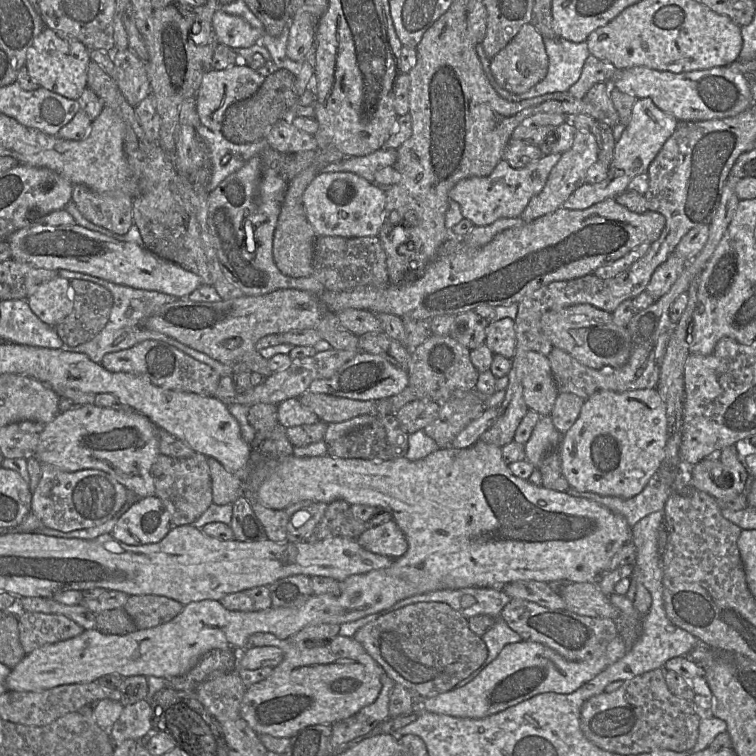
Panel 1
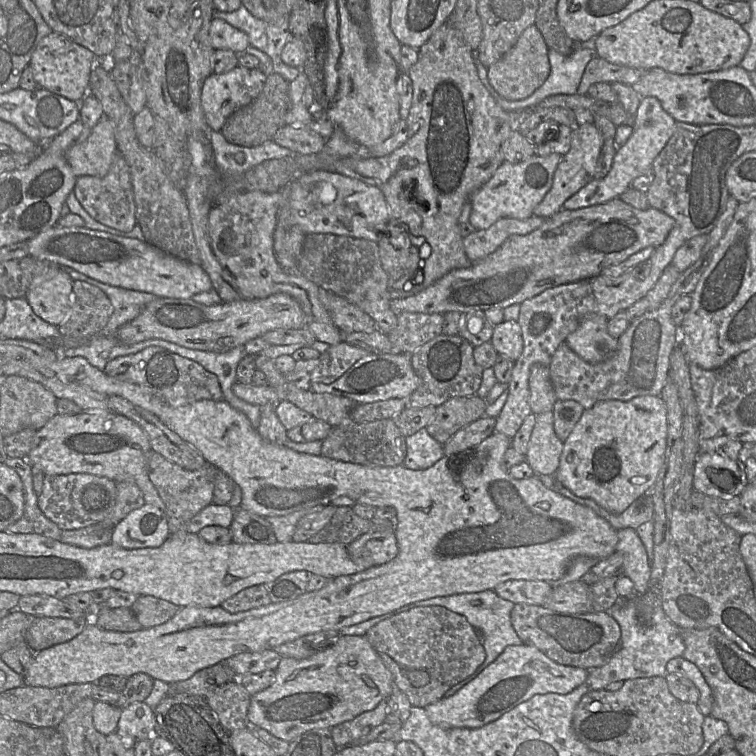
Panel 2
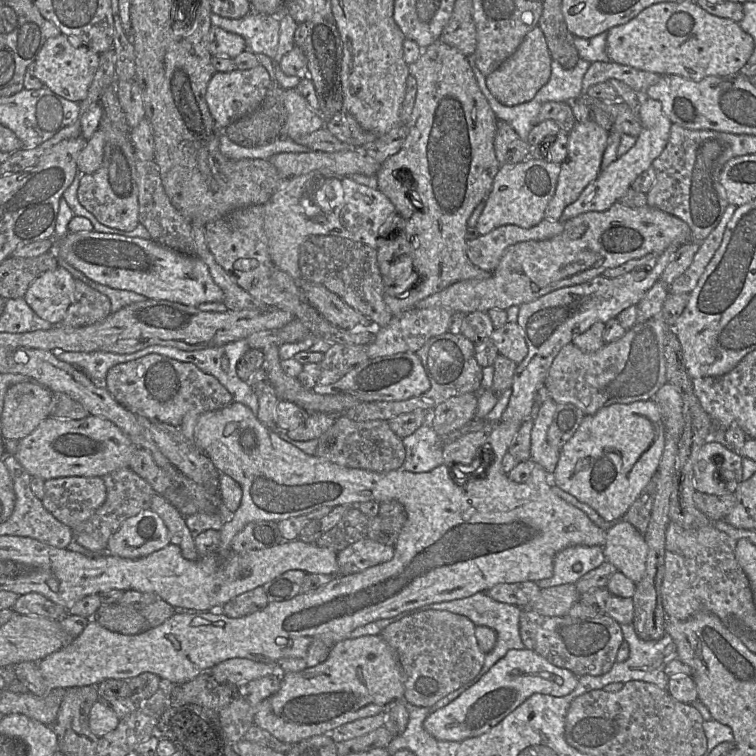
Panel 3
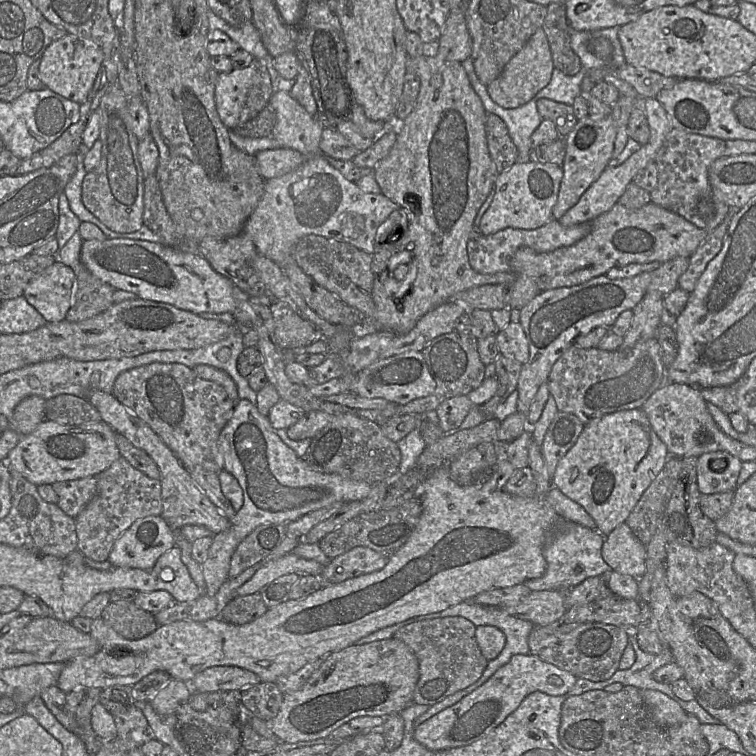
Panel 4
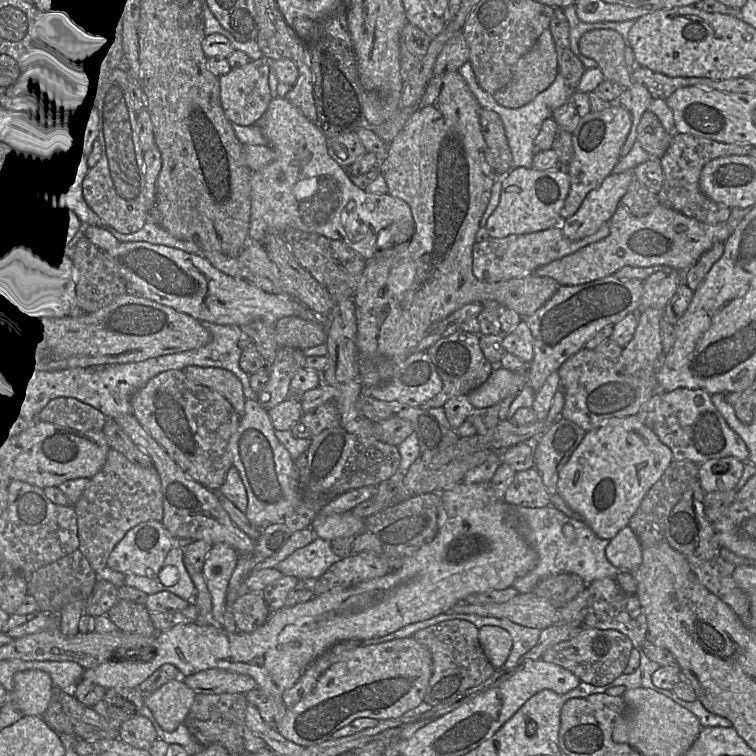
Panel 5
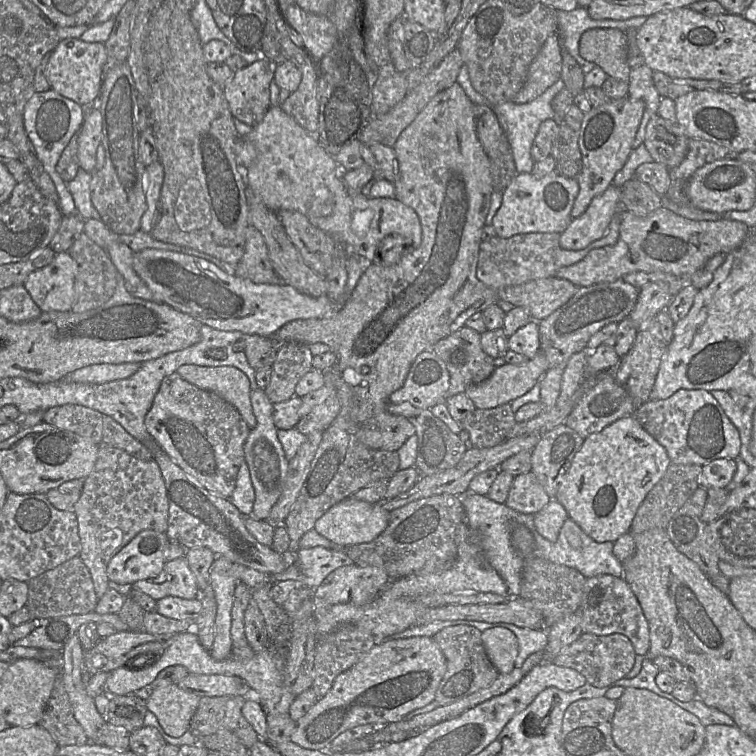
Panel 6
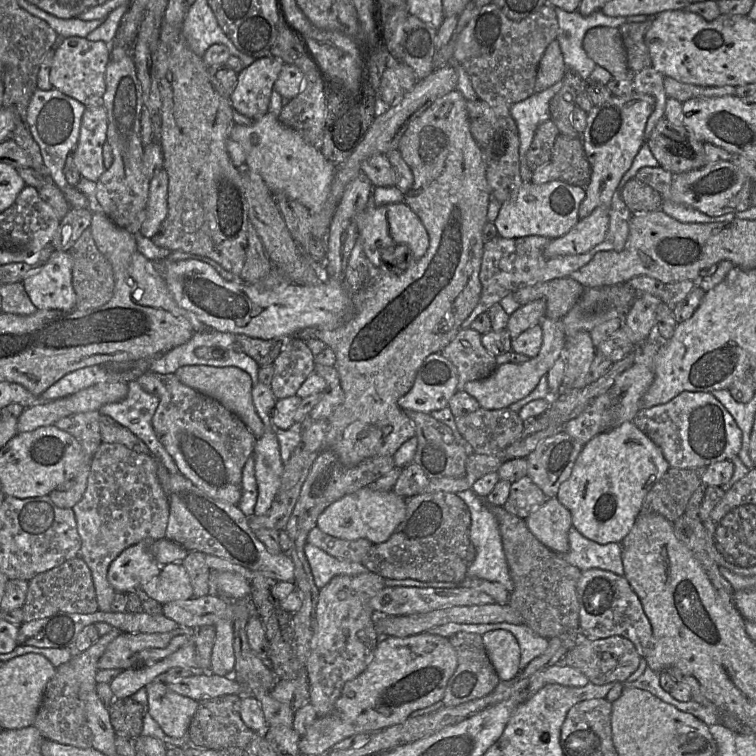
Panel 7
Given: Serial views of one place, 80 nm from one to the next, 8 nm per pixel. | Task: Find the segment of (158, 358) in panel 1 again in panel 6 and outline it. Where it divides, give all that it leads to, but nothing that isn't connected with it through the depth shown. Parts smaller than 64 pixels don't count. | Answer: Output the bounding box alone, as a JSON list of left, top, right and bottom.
[145,372,251,499]

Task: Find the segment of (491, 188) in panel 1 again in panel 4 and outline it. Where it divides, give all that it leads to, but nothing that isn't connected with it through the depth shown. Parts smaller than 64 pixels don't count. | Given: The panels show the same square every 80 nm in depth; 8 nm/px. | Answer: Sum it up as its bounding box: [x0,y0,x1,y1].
[479,160,562,235]

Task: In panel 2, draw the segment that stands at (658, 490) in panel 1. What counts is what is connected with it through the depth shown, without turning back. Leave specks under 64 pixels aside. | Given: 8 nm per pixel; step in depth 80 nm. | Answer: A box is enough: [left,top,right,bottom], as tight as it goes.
[552,479,654,531]

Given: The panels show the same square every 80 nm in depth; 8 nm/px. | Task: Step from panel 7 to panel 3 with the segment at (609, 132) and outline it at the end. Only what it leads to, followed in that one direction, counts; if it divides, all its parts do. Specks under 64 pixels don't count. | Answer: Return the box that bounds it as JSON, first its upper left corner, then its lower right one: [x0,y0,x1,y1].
[544,120,609,220]

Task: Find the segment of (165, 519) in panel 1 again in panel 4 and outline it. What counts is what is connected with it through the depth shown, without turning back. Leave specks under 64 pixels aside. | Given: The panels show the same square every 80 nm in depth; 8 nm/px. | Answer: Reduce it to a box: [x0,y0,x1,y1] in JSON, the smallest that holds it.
[108,515,175,570]

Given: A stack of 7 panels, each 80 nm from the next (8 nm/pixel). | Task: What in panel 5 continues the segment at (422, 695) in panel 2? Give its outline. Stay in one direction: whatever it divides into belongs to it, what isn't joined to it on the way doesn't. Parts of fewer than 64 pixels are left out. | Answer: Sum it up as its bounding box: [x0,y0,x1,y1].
[413,619,496,706]

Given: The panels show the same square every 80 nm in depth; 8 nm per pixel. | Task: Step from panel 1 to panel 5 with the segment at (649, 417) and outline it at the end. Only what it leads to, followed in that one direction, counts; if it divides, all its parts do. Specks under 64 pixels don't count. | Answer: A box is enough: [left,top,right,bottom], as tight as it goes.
[557,415,673,539]

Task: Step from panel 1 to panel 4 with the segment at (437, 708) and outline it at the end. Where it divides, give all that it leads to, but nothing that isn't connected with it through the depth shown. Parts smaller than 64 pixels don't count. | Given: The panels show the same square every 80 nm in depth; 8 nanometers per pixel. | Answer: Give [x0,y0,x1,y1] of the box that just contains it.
[414,652,577,751]

